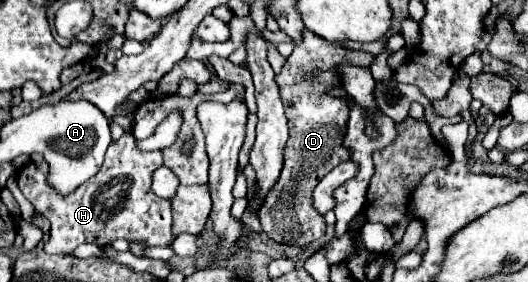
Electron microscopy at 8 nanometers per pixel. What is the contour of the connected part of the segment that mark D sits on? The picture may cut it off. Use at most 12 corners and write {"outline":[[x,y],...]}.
{"outline":[[307,33],[275,77],[289,121],[259,211],[273,241],[325,235],[313,189],[351,159],[339,65],[375,55]]}

